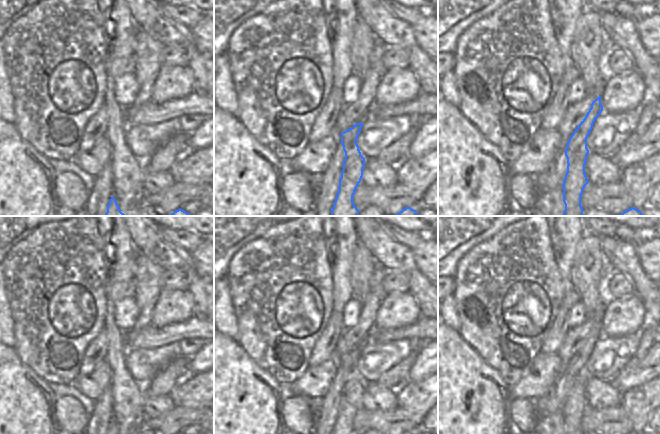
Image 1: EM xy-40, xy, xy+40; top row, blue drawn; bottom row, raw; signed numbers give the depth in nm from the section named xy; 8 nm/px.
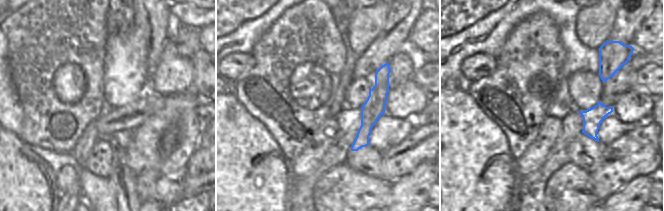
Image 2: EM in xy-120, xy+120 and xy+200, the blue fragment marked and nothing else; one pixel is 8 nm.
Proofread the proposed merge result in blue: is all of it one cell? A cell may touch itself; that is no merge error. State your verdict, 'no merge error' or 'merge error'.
merge error

